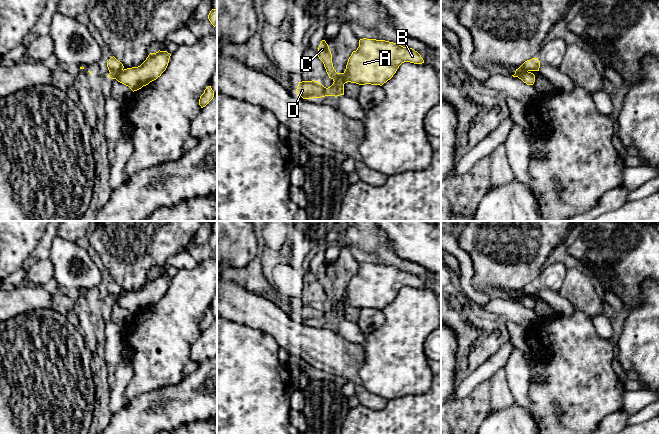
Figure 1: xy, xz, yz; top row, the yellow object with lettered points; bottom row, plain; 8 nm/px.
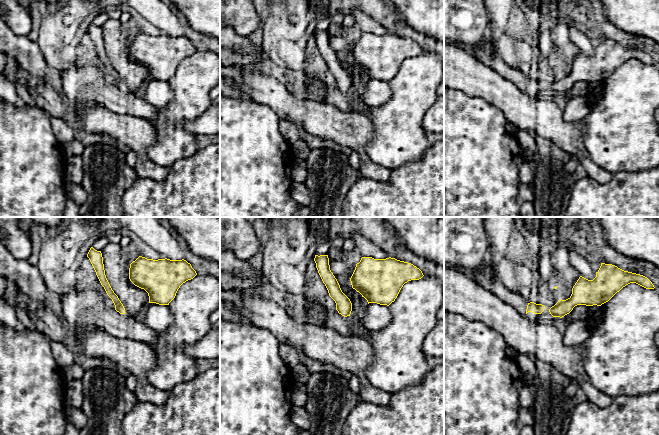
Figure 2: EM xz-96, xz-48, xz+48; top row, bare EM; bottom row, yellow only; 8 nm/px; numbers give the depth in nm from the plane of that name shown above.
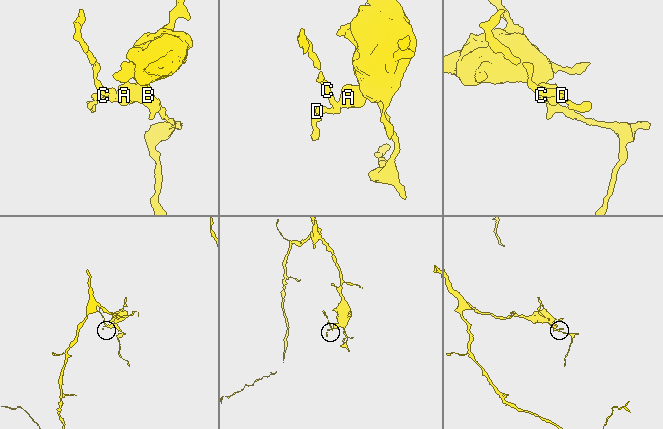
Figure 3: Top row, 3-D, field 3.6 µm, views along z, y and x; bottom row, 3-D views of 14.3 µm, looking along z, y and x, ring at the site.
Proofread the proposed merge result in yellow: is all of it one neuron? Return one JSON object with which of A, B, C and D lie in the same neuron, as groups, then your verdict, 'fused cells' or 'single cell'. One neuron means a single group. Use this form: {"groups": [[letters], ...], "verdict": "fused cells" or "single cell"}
{"groups": [["A", "B", "D"], ["C"]], "verdict": "fused cells"}

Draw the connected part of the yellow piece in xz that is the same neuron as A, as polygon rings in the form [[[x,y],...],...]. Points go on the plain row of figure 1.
[[[363,262],[348,283],[342,307],[333,306],[326,312],[318,305],[302,305],[299,306],[296,317],[303,323],[312,323],[335,320],[338,313],[347,306],[382,310],[404,286],[422,288],[424,284],[412,272],[385,264]]]

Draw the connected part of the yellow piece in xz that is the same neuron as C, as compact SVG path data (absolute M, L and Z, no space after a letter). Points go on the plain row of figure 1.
M322 264L318 271L318 281L323 286L326 296L335 307L342 307L344 304L343 297L337 297L333 291L332 278L328 268L325 264Z

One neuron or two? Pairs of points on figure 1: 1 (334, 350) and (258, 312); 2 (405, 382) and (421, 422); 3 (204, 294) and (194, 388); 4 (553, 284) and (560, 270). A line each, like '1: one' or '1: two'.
1: one
2: two
3: two
4: one

